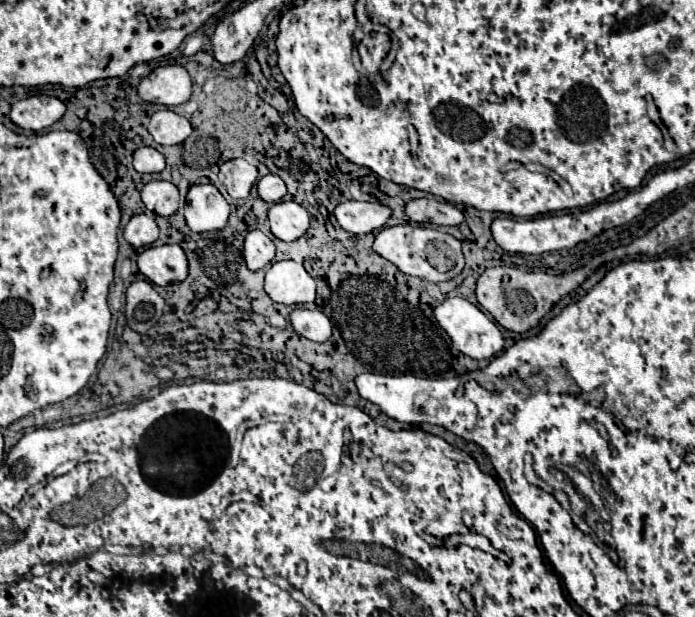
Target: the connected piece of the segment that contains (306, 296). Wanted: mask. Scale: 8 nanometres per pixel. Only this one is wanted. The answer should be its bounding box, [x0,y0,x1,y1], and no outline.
[265,260,315,304]

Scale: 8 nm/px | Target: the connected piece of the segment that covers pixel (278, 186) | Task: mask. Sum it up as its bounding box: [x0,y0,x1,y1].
[257,174,287,204]

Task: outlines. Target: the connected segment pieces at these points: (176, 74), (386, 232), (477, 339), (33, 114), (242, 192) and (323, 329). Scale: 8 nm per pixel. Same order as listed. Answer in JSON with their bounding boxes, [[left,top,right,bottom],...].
[[137,66,191,106],[373,226,465,282],[435,296,503,360],[9,94,65,132],[219,158,259,200],[289,308,333,342]]

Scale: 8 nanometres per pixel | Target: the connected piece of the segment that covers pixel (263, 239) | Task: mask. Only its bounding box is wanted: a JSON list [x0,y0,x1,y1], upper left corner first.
[243,230,275,270]

